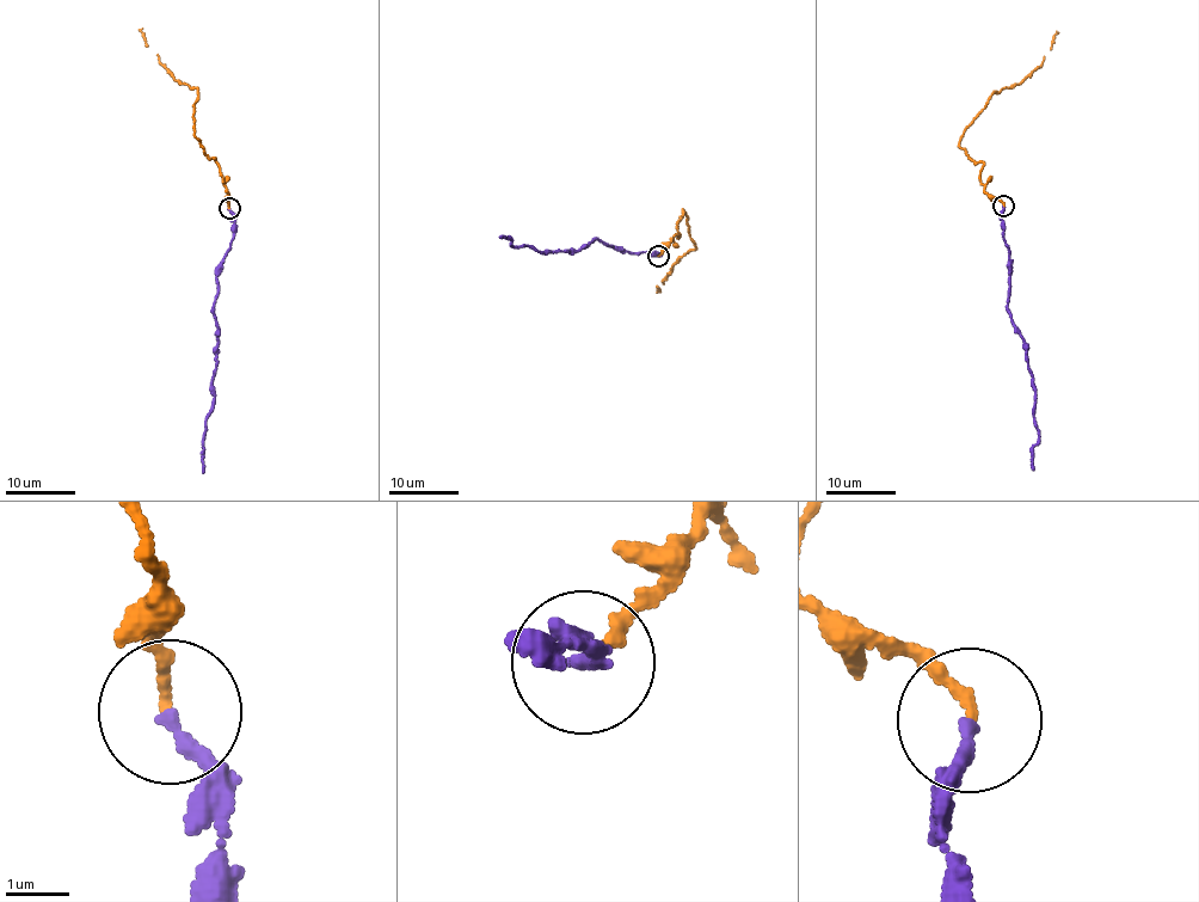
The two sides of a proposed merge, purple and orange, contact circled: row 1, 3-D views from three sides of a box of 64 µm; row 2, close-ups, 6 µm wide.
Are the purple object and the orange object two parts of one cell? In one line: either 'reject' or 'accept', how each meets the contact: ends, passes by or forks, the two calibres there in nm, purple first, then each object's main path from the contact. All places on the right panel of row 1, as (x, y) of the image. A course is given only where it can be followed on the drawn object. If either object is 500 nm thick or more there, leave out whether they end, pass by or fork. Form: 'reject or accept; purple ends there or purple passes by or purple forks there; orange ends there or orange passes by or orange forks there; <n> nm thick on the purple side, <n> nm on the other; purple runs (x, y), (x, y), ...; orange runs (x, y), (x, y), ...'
reject; purple ends there; orange ends there; 200 nm thick on the purple side, 180 nm on the other; purple runs (1004, 206), (1002, 228), (1010, 263), (1007, 312), (1022, 338), (1035, 391), (1038, 442), (1032, 448), (1033, 471); orange runs (1004, 206), (984, 189), (983, 165), (959, 146), (959, 139), (994, 92), (1009, 87), (1043, 63), (1058, 32)

